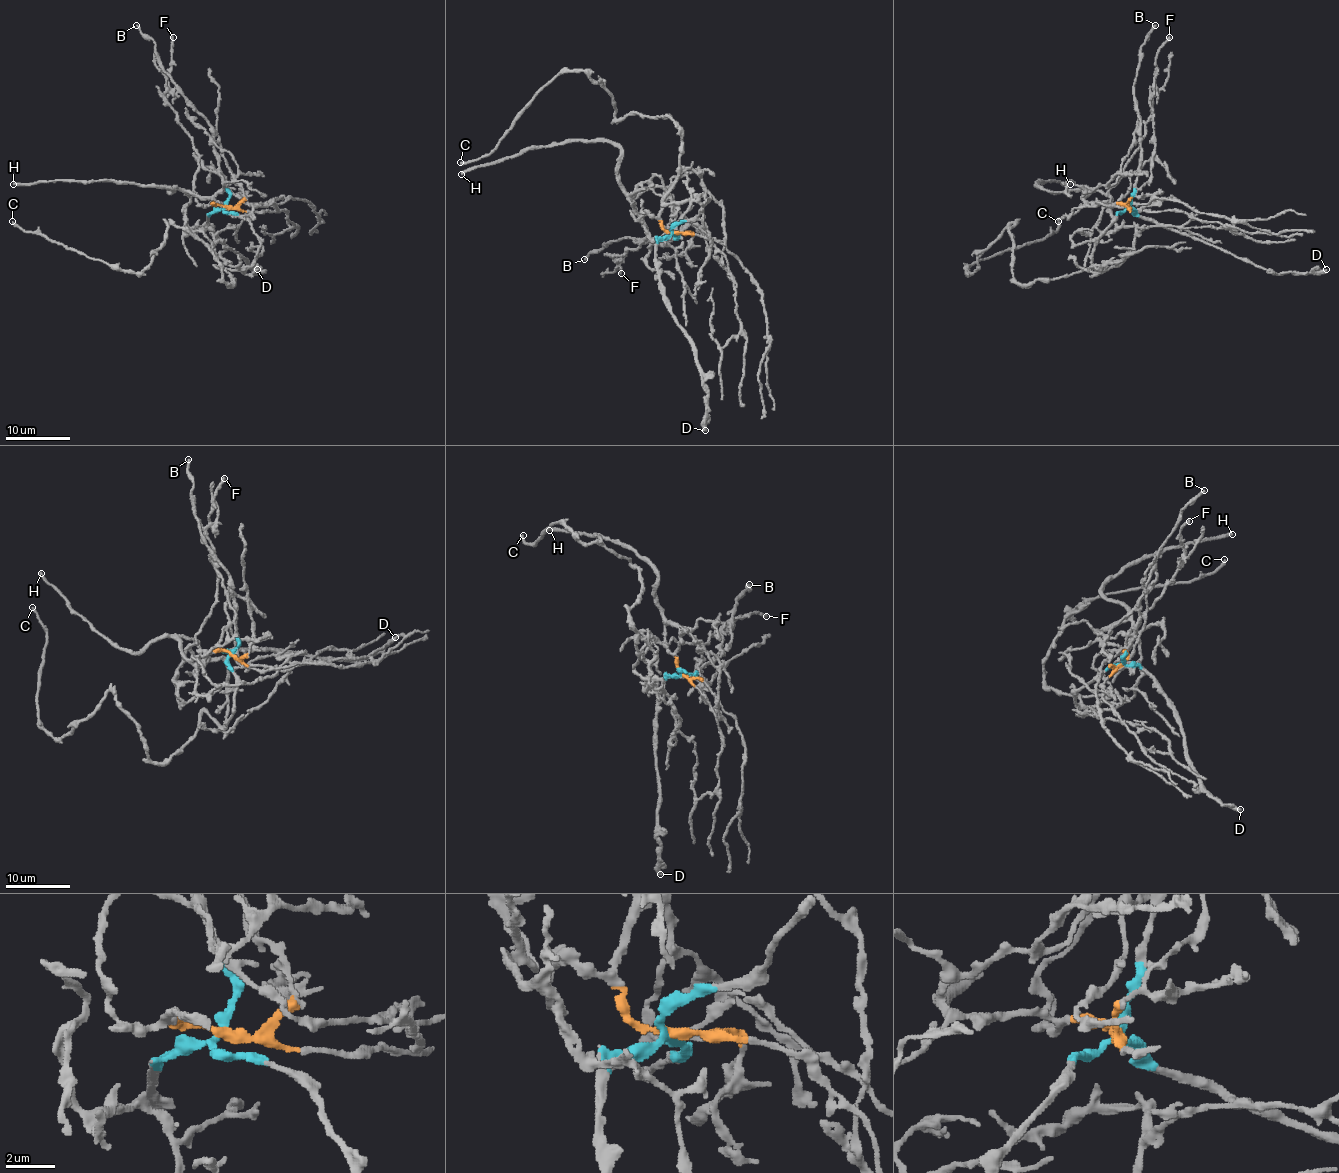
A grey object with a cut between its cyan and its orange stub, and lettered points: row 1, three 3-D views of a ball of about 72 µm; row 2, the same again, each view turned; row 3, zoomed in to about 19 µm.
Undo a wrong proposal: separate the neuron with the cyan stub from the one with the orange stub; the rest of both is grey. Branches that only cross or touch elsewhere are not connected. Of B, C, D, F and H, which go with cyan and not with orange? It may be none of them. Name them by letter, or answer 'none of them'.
B, C, D

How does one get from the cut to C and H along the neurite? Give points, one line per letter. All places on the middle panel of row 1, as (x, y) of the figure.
C: (672, 232), (707, 202), (664, 202), (679, 126), (615, 117), (582, 70), (560, 72), (488, 154), (461, 162)
H: (674, 232), (659, 216), (664, 190), (629, 195), (619, 149), (605, 141), (533, 146), (461, 174)

